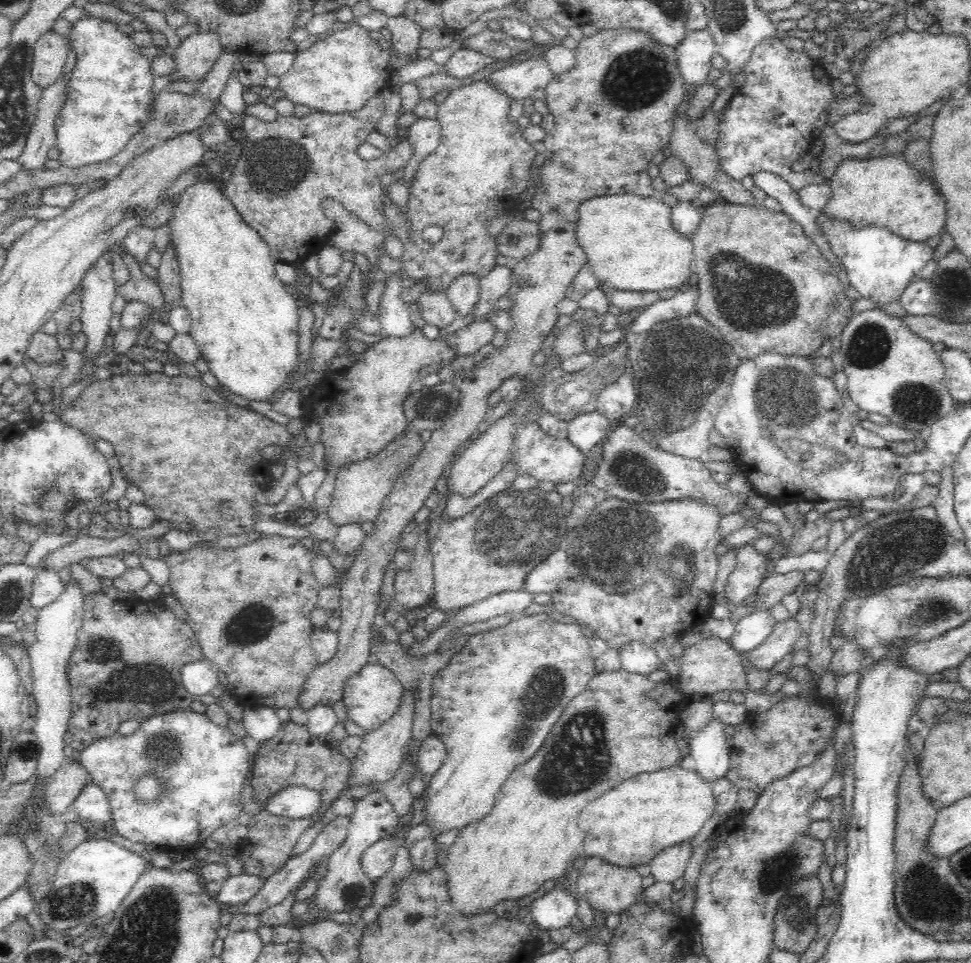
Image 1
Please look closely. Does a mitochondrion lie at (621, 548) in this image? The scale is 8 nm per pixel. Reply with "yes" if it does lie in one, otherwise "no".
yes

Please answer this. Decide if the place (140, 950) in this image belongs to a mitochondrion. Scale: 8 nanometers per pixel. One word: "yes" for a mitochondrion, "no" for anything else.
yes

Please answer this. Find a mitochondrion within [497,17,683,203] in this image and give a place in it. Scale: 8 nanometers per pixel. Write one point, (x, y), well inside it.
(638, 77)

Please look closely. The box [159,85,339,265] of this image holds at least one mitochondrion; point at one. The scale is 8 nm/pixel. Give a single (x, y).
(279, 165)

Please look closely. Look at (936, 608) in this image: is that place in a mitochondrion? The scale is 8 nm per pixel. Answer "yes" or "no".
yes

